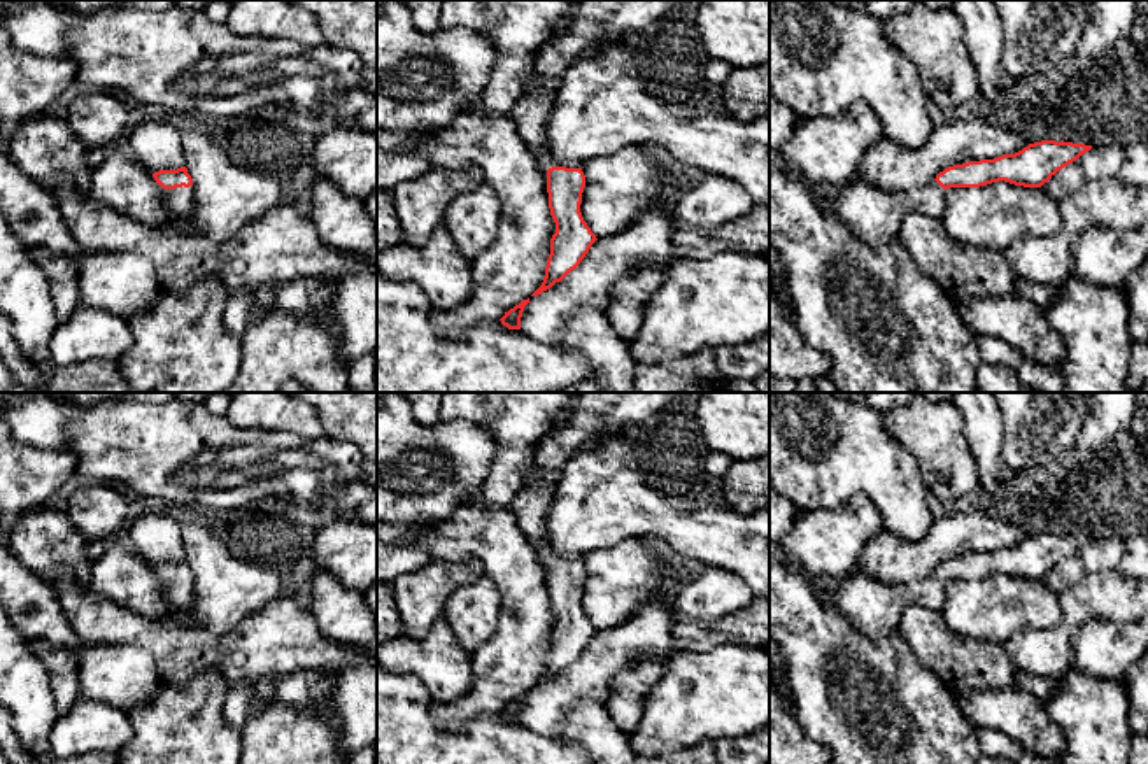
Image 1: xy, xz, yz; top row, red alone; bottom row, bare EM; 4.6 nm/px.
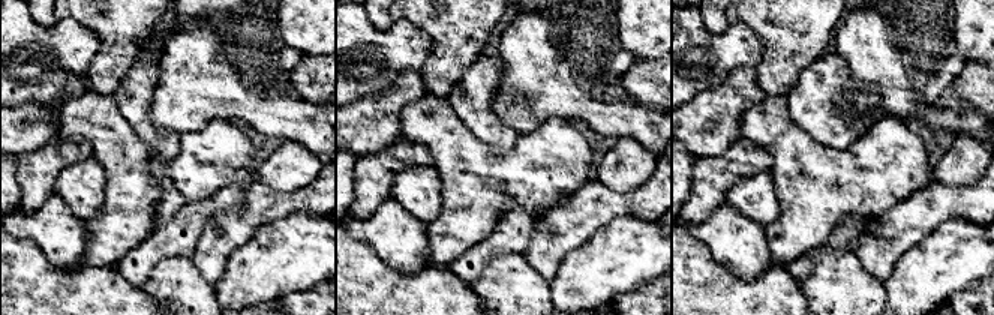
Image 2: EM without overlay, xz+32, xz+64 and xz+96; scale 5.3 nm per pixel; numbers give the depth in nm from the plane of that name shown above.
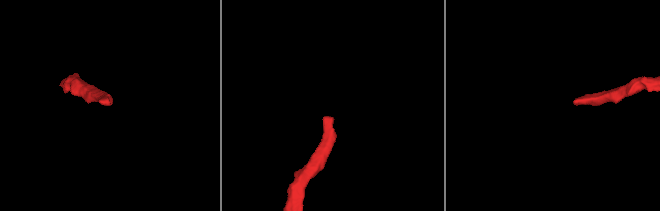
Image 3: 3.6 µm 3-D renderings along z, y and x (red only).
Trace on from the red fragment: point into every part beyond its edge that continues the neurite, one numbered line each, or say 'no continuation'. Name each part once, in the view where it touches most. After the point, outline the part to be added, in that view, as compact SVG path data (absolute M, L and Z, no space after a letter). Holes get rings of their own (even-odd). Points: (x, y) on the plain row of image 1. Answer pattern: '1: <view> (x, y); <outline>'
1: xy (176, 594); M159 580L159 596L163 598L168 608L188 608L193 605L195 580L175 580L175 582L163 582Z

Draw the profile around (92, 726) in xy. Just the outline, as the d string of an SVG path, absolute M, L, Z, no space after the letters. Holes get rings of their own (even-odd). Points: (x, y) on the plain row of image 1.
M81 696L72 710L54 722L47 759L119 752L131 738L133 725L126 711Z

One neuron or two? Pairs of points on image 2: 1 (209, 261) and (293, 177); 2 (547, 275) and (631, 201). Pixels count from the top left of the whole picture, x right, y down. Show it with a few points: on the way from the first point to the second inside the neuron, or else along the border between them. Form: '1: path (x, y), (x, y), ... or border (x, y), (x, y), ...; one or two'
1: border (255, 179), (281, 191), (294, 191), (314, 180); two
2: path (552, 249), (597, 204), (606, 204); one

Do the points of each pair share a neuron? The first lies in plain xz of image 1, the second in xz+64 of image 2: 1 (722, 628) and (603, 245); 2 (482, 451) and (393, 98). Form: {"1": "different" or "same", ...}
{"1": "different", "2": "different"}

